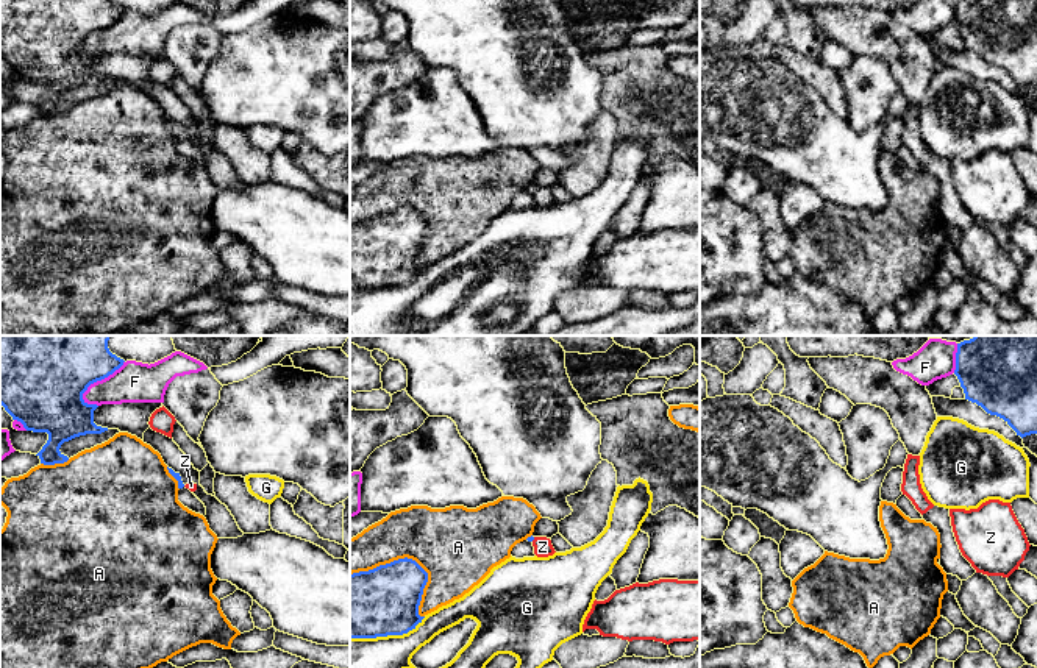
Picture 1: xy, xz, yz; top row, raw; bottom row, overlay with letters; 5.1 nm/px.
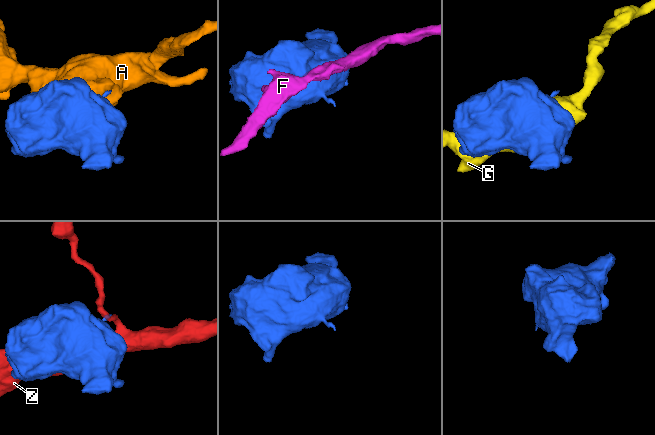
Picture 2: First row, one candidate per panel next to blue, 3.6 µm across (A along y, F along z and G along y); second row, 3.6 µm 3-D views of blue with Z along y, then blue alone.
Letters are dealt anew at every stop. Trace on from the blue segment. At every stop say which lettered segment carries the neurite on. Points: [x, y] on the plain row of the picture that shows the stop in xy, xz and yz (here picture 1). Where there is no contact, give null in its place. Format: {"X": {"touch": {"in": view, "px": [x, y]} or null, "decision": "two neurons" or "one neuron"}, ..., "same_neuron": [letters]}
{"A": {"touch": {"in": "xz", "px": [411, 209]}, "decision": "two neurons"}, "F": {"touch": {"in": "xy", "px": [99, 30]}, "decision": "two neurons"}, "G": {"touch": {"in": "xz", "px": [388, 284]}, "decision": "two neurons"}, "Z": {"touch": {"in": "xz", "px": [533, 189]}, "decision": "two neurons"}, "same_neuron": []}

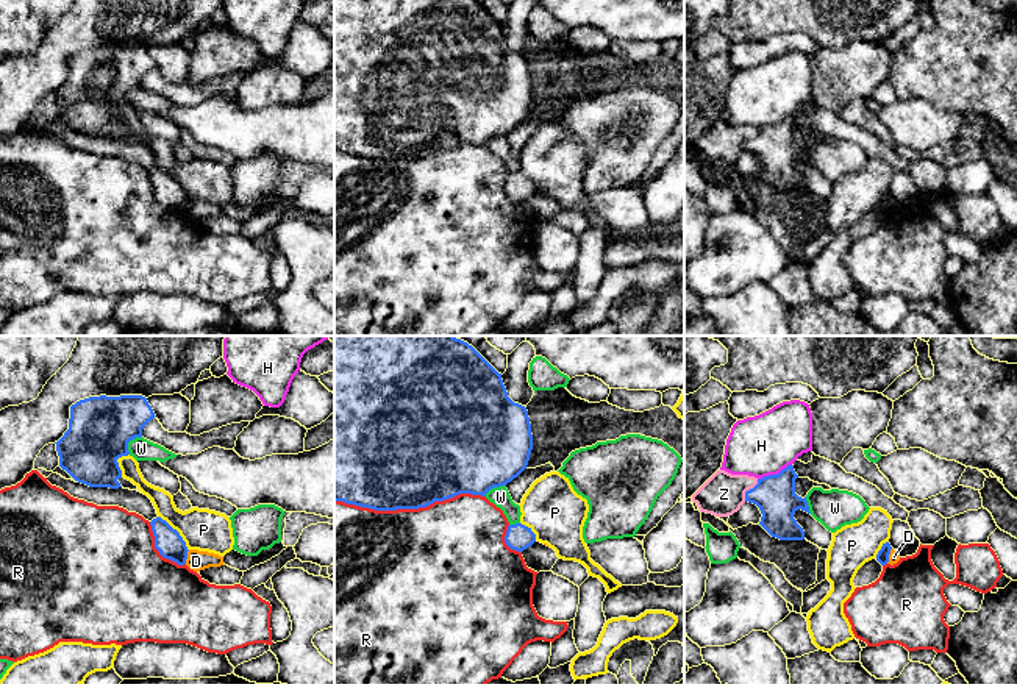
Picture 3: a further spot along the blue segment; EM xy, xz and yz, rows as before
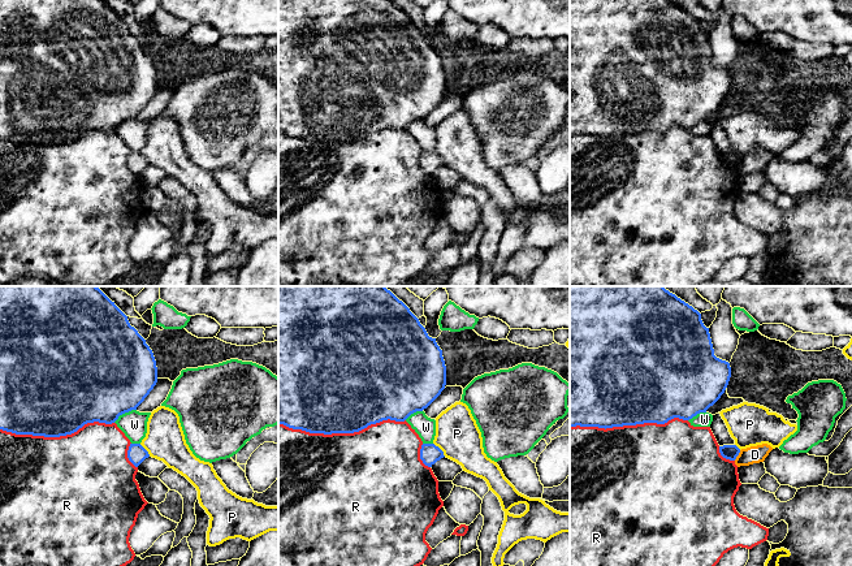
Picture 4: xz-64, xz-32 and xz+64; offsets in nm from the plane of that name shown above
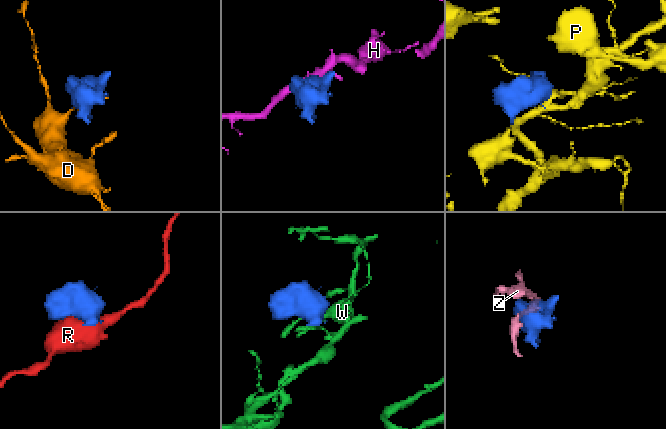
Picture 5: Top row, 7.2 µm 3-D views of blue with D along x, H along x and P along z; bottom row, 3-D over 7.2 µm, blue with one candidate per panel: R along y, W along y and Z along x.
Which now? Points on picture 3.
{"D": {"touch": {"in": "xy", "px": [186, 206]}, "decision": "two neurons"}, "H": {"touch": {"in": "yz", "px": [774, 125]}, "decision": "two neurons"}, "P": {"touch": {"in": "xy", "px": [177, 181]}, "decision": "two neurons"}, "R": {"touch": {"in": "xz", "px": [410, 158]}, "decision": "two neurons"}, "W": {"touch": {"in": "xy", "px": [128, 91]}, "decision": "two neurons"}, "Z": {"touch": {"in": "yz", "px": [750, 139]}, "decision": "two neurons"}, "same_neuron": []}

